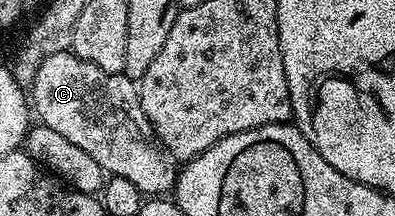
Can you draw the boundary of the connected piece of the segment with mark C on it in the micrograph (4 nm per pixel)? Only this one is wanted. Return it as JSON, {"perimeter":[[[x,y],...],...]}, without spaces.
{"perimeter":[[[64,49],[39,63],[39,75],[31,87],[31,105],[40,124],[87,151],[106,174],[131,179],[142,195],[174,192],[178,166],[161,148],[143,111],[138,86],[124,73],[108,73]]]}

